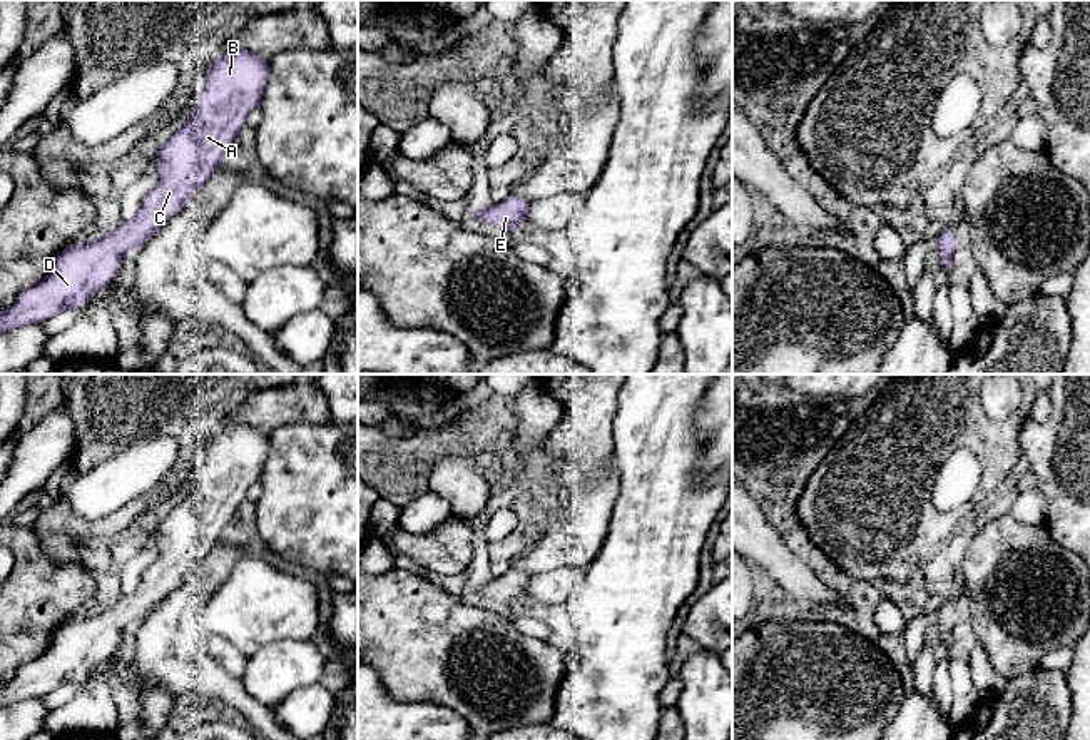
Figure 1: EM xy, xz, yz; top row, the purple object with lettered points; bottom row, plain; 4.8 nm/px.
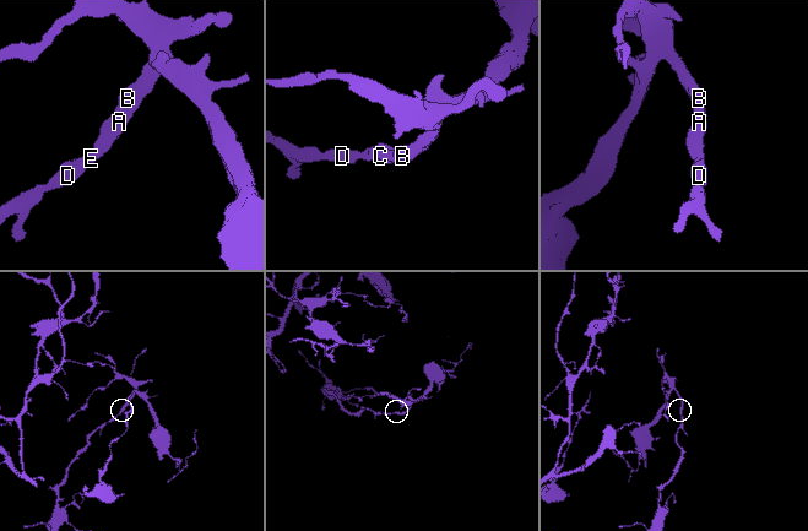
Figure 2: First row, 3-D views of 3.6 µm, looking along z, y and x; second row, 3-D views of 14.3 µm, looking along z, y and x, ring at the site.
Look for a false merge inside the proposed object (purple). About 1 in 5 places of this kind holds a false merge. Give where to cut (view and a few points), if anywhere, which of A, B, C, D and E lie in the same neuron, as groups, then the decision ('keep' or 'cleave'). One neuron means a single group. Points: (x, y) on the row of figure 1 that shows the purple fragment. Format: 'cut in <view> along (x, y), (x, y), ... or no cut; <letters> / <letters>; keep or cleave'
no cut; A B C D E; keep

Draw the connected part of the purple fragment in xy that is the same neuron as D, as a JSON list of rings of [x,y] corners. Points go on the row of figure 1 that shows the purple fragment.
[[[247,48],[224,50],[206,68],[204,94],[191,117],[174,135],[159,145],[155,164],[159,182],[144,195],[132,219],[124,219],[114,234],[95,237],[84,244],[70,244],[52,261],[47,276],[33,287],[18,294],[15,304],[0,311],[0,334],[27,324],[42,324],[55,314],[85,307],[95,291],[117,276],[122,256],[137,252],[149,239],[177,215],[187,197],[207,184],[219,169],[221,159],[246,125],[247,115],[259,107],[269,77],[271,57],[261,57]]]

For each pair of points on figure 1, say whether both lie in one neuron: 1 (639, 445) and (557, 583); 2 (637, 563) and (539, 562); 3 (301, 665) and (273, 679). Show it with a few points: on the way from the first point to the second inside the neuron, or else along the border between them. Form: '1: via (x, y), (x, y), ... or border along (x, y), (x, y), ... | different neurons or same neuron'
1: border along (585, 570), (585, 580), (577, 590) | different neurons
2: border along (609, 528), (597, 557), (585, 570) | different neurons
3: via (295, 665), (286, 665), (280, 672) | same neuron

